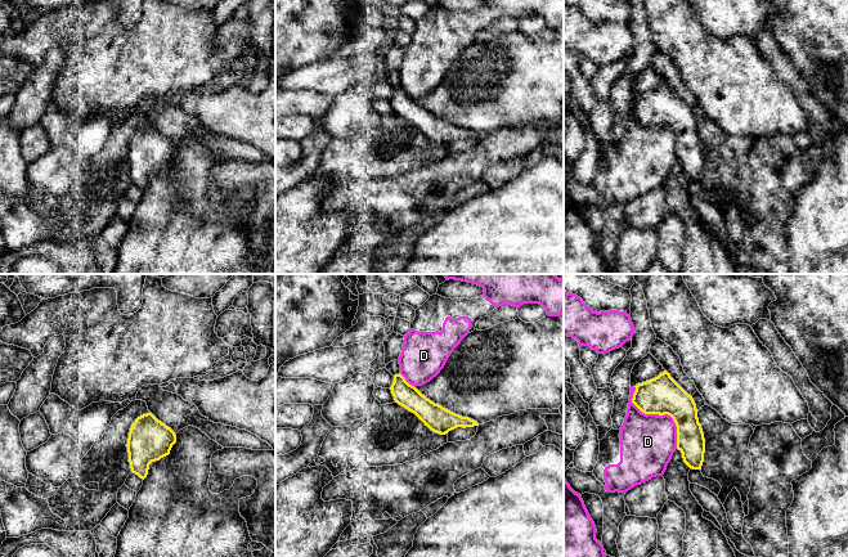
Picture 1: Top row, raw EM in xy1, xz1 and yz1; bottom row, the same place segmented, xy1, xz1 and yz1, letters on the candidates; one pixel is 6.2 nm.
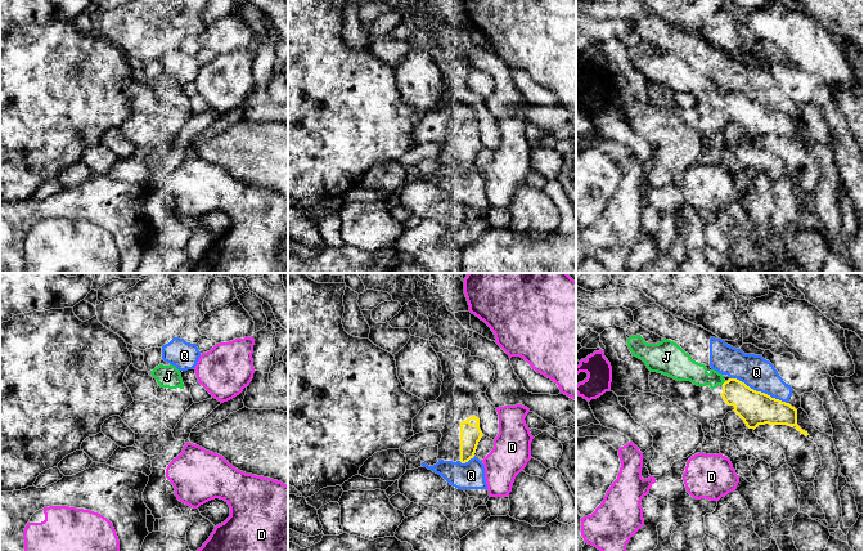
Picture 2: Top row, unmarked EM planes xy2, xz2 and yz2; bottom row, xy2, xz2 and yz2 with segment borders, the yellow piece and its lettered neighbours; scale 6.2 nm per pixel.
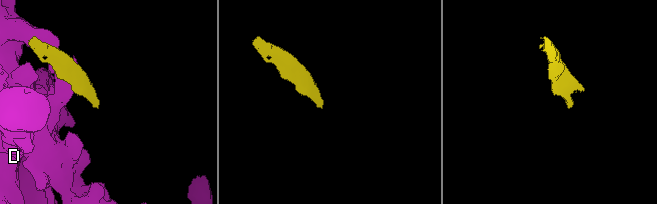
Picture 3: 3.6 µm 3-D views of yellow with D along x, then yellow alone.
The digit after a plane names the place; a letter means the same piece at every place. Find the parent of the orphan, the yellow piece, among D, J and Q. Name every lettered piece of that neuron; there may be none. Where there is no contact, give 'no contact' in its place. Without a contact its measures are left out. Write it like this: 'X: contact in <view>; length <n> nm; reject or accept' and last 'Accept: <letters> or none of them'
D: contact in yz1; length 480 nm; reject
J: contact in yz2; length 40 nm; accept
Q: contact in yz2; length 400 nm; reject
Accept: J

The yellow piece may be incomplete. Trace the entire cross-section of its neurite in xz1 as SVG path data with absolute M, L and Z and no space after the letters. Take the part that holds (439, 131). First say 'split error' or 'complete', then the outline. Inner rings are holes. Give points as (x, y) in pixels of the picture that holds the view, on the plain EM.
complete; M399 85L390 99L395 114L414 125L431 143L445 147L457 139L474 139L479 135L456 126L422 107Z

